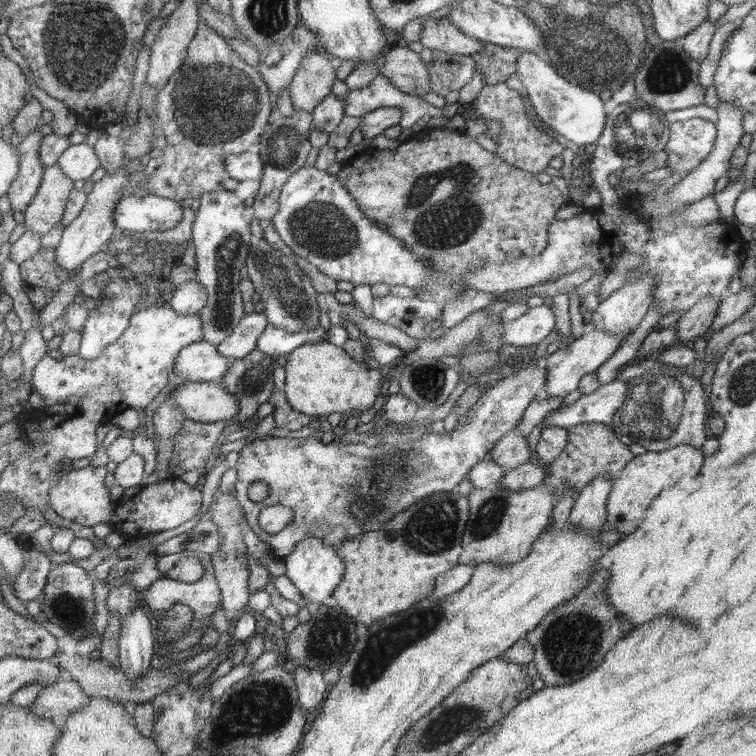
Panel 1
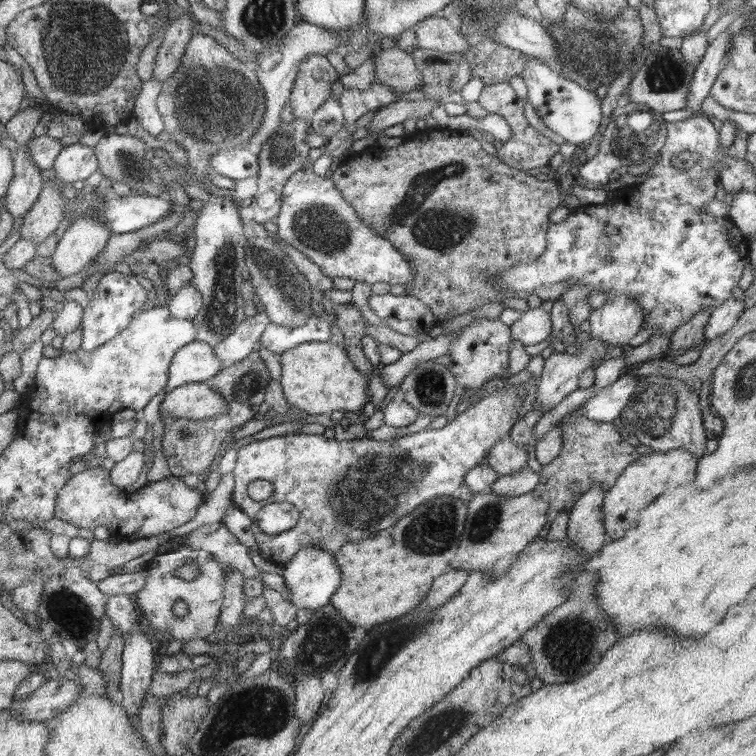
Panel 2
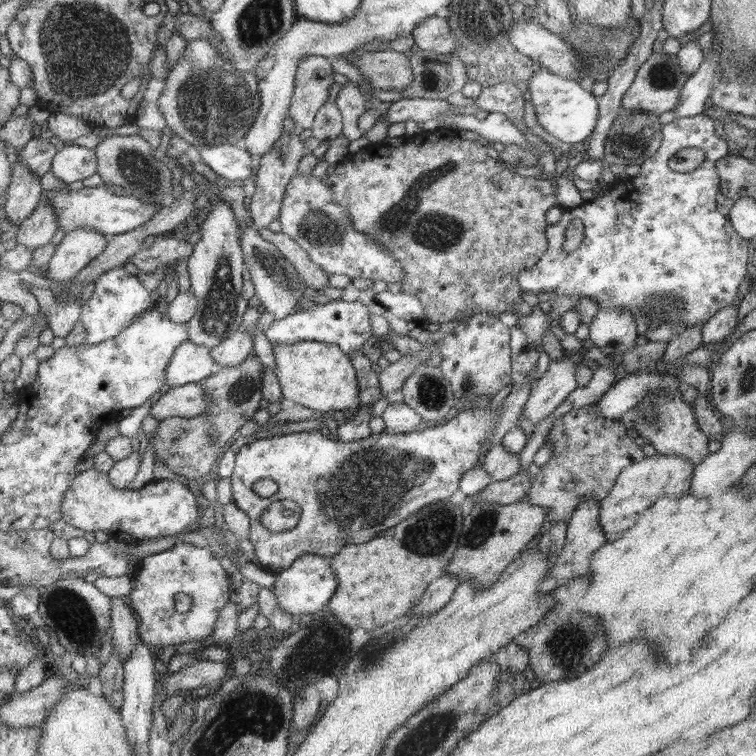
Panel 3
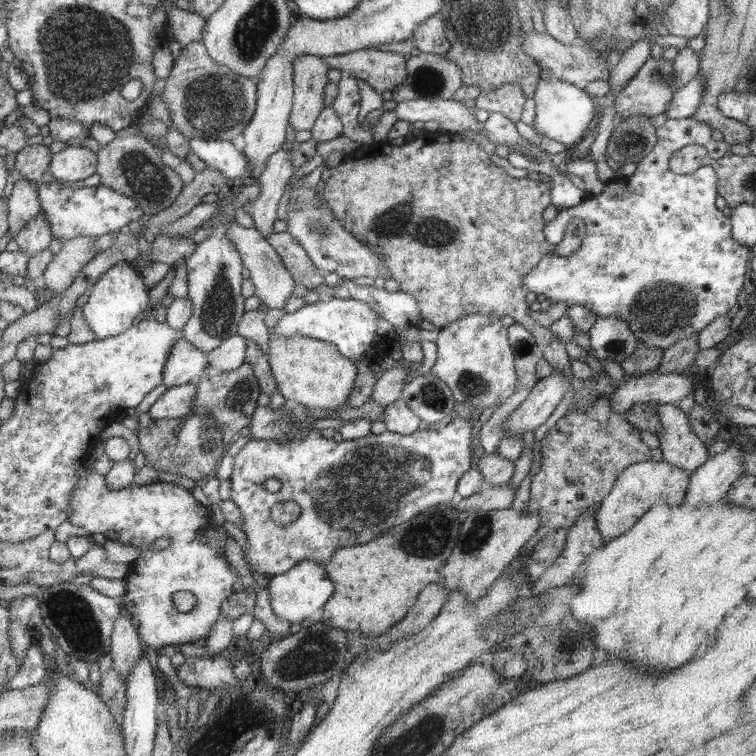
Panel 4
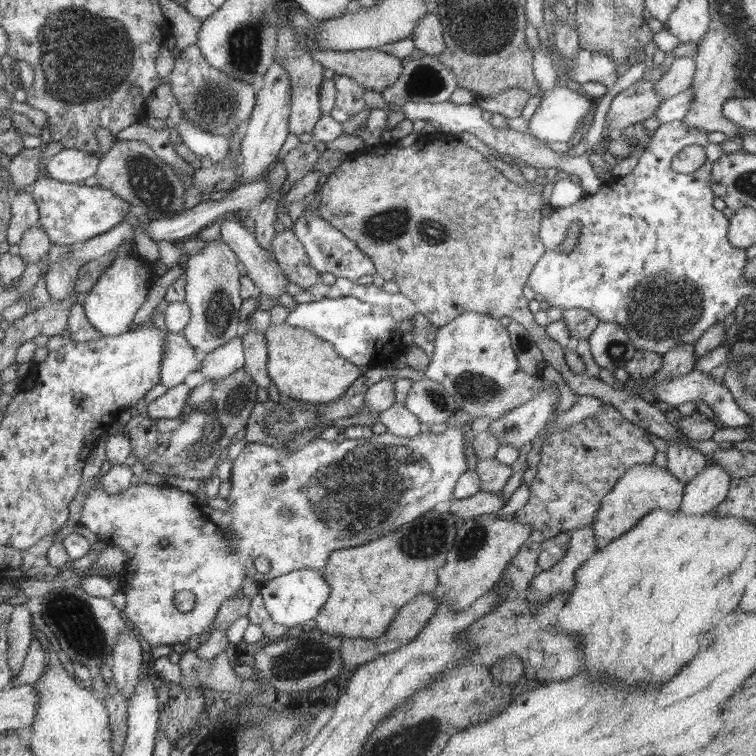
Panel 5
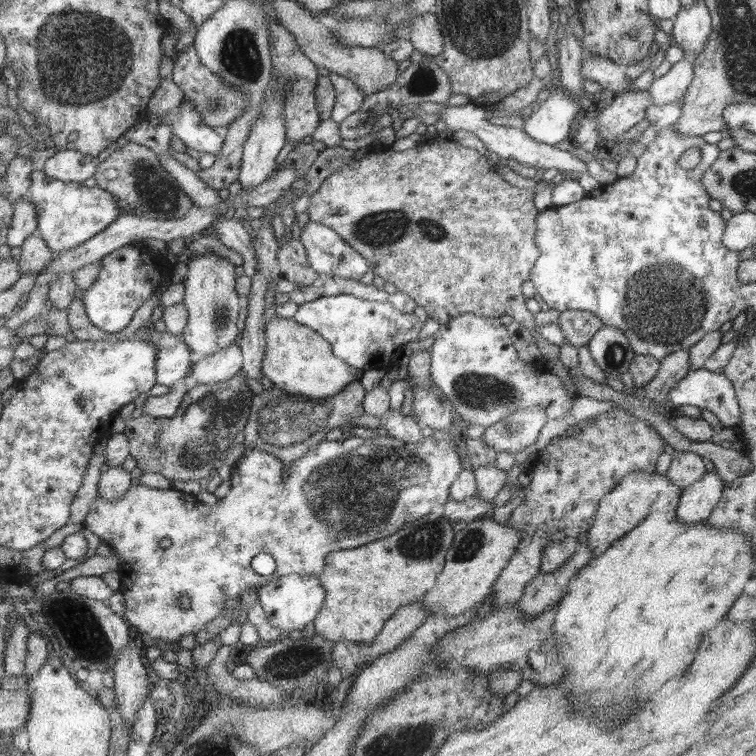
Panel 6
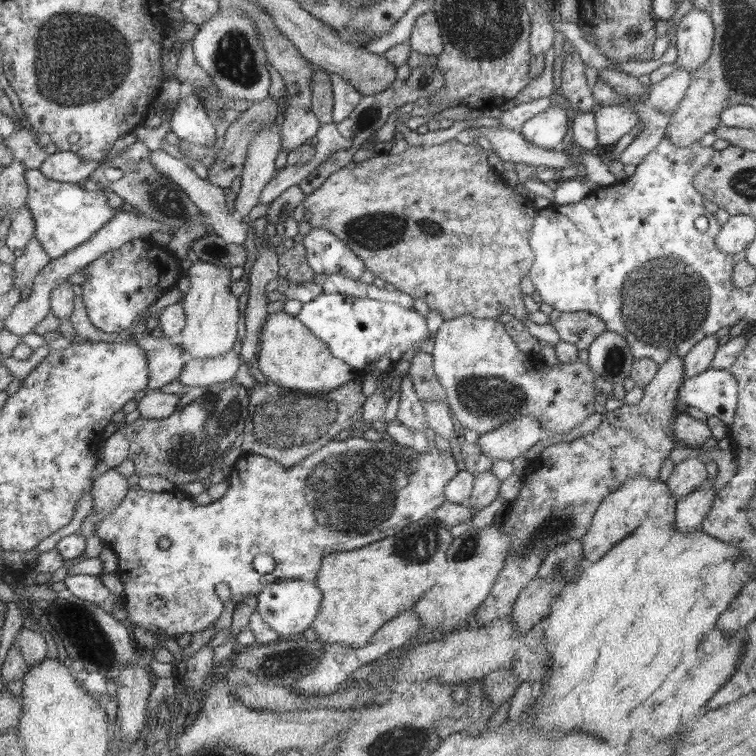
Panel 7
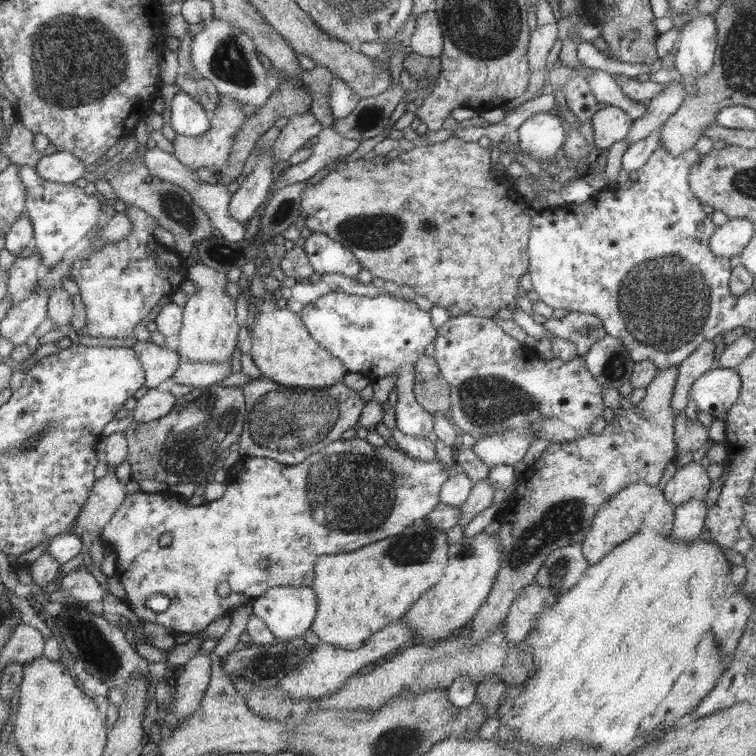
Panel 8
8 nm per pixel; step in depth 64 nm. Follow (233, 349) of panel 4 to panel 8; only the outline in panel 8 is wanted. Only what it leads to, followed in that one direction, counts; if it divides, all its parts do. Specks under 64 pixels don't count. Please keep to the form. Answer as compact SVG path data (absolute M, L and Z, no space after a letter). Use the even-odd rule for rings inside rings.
M182 359L173 374L174 382L184 386L209 387L231 374L231 362L190 362Z

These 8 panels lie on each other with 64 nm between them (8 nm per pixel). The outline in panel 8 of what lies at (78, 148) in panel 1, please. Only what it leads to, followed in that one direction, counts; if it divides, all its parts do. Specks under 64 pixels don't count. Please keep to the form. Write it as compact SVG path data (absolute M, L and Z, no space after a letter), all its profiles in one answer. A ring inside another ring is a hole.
M60 151L50 155L44 154L35 167L42 179L64 185L75 184L78 178L84 177L86 172L94 169L95 166L86 166L76 155Z

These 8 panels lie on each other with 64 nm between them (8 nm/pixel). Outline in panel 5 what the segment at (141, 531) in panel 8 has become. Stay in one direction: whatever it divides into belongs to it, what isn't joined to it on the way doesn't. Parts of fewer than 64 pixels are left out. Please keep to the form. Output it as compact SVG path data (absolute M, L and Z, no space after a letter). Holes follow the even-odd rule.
M454 422L449 423L443 429L420 433L414 438L402 438L386 431L386 433L375 434L366 440L346 438L343 442L337 443L336 441L328 441L317 436L315 440L311 440L309 444L294 452L282 452L281 450L276 450L273 446L252 442L246 444L233 463L233 471L229 478L231 491L225 498L225 501L229 504L227 510L232 510L232 512L216 511L210 505L204 505L202 502L199 502L194 494L184 492L168 483L164 483L161 487L159 485L133 482L129 488L123 490L119 495L114 496L103 491L99 479L96 489L89 491L88 497L84 499L79 524L88 528L90 532L94 532L99 538L108 542L109 545L119 546L128 555L128 560L125 562L120 576L121 592L126 595L126 607L123 612L124 619L132 623L132 627L135 628L146 647L171 646L184 644L192 636L201 636L208 633L223 603L236 596L246 578L251 578L256 582L265 584L273 578L278 578L283 574L290 574L295 570L302 570L303 568L311 568L312 570L321 572L325 568L325 565L328 564L330 553L336 552L340 548L360 546L360 544L366 544L366 542L376 540L380 536L386 536L386 534L394 532L398 526L424 516L438 502L452 501L454 499L453 490L456 488L457 482L460 480L462 474L468 470L466 454L464 453L464 433L462 433L462 427L458 427ZM283 508L289 508L291 513L283 513ZM346 508L348 508L348 516L346 516ZM394 520L396 520L396 526L394 526ZM162 538L168 540L168 547L160 546L159 542ZM260 556L265 556L272 562L272 570L270 572L265 572L264 574L256 572L254 560L260 558ZM182 591L190 591L195 596L194 606L189 612L181 611L176 606L176 594Z

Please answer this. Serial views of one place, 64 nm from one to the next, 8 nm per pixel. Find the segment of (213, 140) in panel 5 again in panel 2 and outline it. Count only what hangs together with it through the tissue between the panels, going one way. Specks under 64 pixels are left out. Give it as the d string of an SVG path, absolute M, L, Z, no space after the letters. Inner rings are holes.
M226 148L210 158L212 169L223 177L233 181L240 181L258 176L259 156L254 155L247 148Z

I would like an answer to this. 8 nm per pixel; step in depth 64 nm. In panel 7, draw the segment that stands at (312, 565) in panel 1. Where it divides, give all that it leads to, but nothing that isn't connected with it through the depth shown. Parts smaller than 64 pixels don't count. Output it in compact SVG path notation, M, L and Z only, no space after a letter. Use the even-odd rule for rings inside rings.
M283 580L266 584L255 597L257 600L256 610L262 615L264 622L282 639L289 638L292 634L303 633L307 628L313 626L320 613L322 593L321 590L318 590L315 580L312 582Z

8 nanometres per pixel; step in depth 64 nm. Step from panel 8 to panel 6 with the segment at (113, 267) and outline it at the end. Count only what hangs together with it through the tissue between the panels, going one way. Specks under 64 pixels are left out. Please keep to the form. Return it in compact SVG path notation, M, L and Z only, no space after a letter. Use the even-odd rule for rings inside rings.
M134 241L111 252L101 260L100 272L96 282L80 293L86 314L94 326L104 332L114 334L126 328L134 312L150 300L150 296L170 278L169 260L164 254L150 253L143 242Z

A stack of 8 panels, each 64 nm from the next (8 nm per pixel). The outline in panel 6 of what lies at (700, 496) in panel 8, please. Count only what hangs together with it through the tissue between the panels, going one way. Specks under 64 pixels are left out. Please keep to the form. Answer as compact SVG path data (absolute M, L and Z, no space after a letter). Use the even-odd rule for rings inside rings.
M676 450L673 461L667 472L670 482L680 489L684 489L695 482L698 482L706 474L706 463L704 458L695 452L687 450Z

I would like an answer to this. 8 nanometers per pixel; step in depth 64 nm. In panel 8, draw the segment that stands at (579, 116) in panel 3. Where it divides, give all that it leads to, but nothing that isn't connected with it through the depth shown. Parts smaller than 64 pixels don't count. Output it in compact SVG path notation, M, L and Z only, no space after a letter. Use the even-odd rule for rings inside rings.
M549 111L546 113L537 113L526 119L519 127L519 131L515 136L520 140L522 151L526 151L527 155L534 157L534 159L545 165L550 159L561 155L561 147L565 142L567 134L567 123L564 119L557 112Z

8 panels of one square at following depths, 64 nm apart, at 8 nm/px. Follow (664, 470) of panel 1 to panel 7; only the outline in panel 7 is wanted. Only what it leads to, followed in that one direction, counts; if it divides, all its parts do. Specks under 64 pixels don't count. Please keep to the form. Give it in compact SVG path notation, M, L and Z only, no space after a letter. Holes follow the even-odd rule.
M643 474L629 478L617 492L601 502L594 513L592 528L581 538L586 563L598 562L614 545L625 540L647 520L663 520L668 526L675 524L677 500L669 495L667 483L650 480Z

